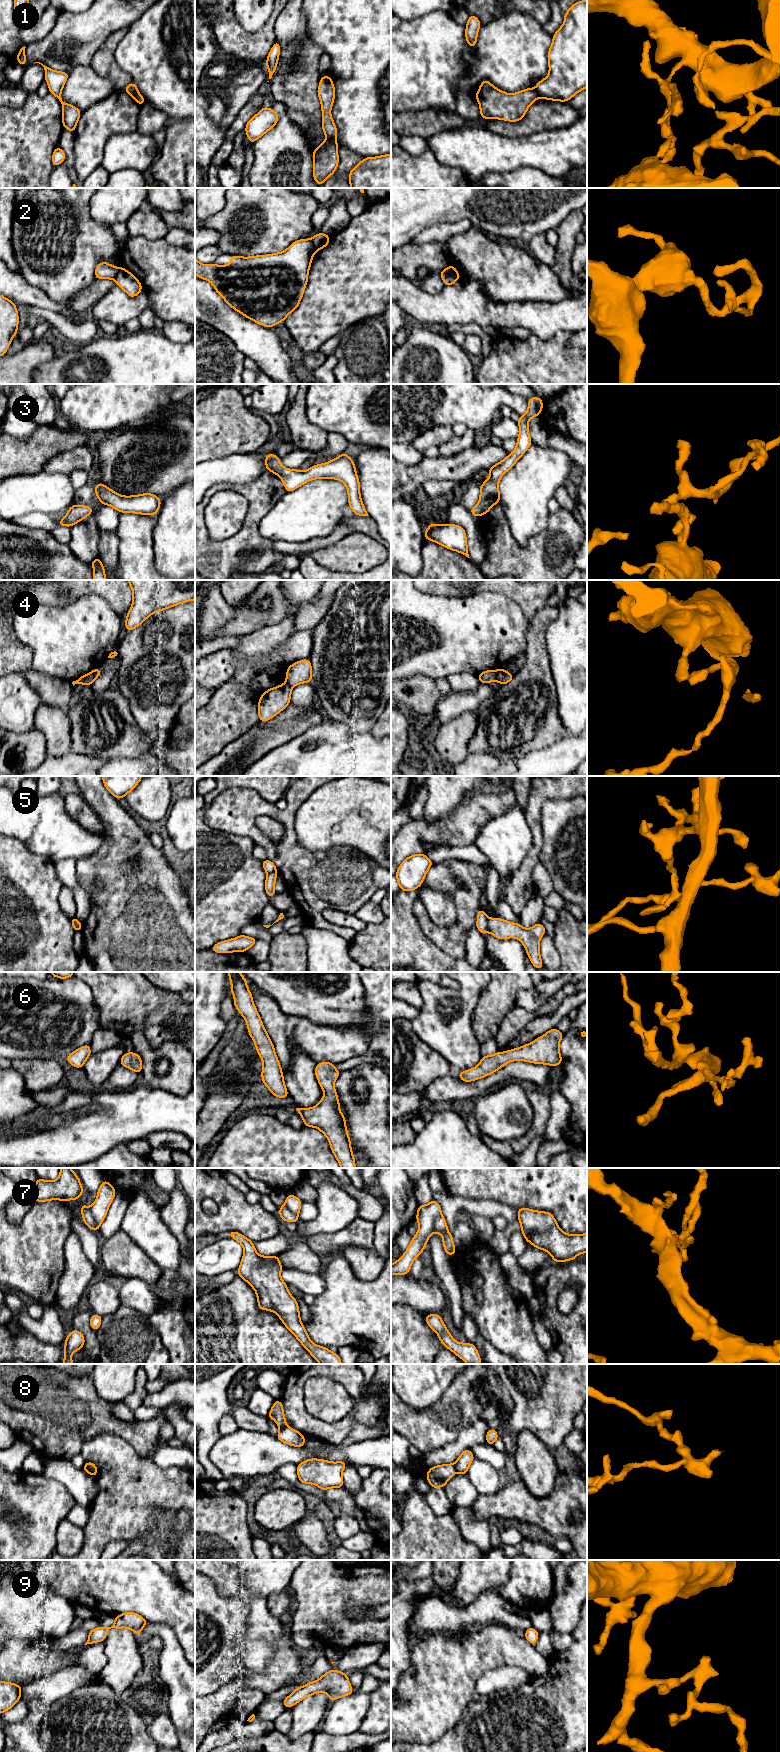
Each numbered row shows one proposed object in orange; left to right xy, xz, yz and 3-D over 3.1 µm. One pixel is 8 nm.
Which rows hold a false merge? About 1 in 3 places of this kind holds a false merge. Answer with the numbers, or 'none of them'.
1, 2, 4, 5, 7, 8

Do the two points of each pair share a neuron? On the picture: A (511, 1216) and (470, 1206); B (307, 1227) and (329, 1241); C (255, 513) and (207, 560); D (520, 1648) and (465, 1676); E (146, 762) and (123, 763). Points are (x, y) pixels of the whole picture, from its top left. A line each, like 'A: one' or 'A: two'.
A: one
B: two
C: one
D: one
E: one

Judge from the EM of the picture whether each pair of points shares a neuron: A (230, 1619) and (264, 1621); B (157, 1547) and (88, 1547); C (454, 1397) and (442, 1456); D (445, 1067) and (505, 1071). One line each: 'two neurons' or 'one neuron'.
A: two neurons
B: two neurons
C: two neurons
D: two neurons

